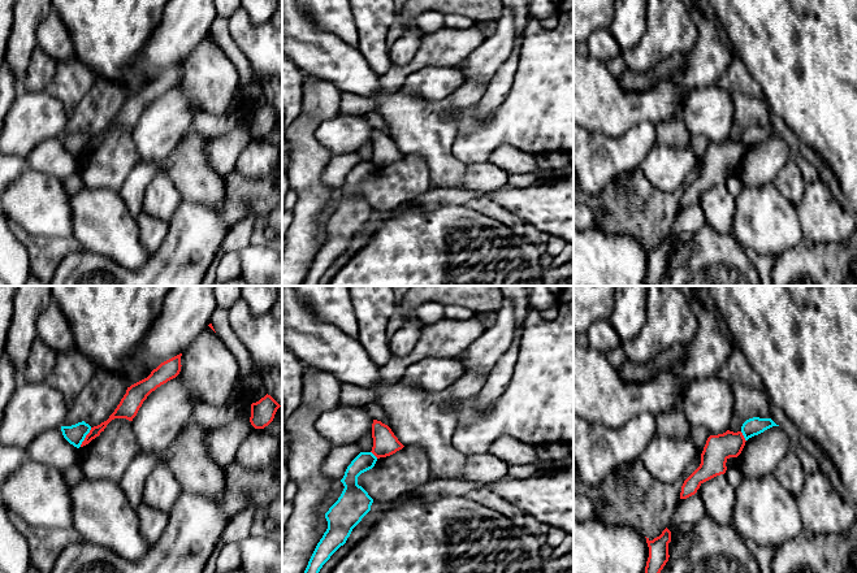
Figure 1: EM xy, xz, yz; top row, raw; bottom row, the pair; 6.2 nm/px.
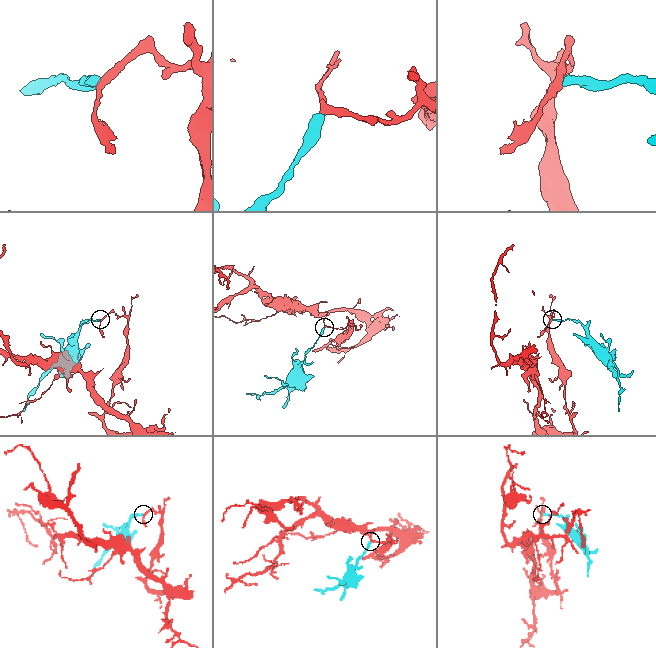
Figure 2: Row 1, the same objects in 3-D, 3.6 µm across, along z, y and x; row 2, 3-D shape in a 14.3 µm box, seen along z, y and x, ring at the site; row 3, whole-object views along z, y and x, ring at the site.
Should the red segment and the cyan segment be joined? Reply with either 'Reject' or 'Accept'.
Reject

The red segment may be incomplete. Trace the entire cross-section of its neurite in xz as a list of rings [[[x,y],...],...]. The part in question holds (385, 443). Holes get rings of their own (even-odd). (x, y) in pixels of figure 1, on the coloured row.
[[[373,420],[372,424],[372,438],[373,447],[371,452],[377,459],[390,456],[404,447],[391,429],[377,420]]]

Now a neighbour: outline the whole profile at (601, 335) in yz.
[[[609,320],[594,322],[587,335],[589,347],[601,353],[606,353],[622,343]]]

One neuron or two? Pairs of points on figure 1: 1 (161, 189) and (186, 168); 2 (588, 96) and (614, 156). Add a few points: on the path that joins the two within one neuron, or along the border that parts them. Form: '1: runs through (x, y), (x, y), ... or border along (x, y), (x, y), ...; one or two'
1: border along (161, 165), (167, 168), (168, 177), (182, 199); two
2: border along (633, 125), (615, 137), (606, 137), (587, 130); two

